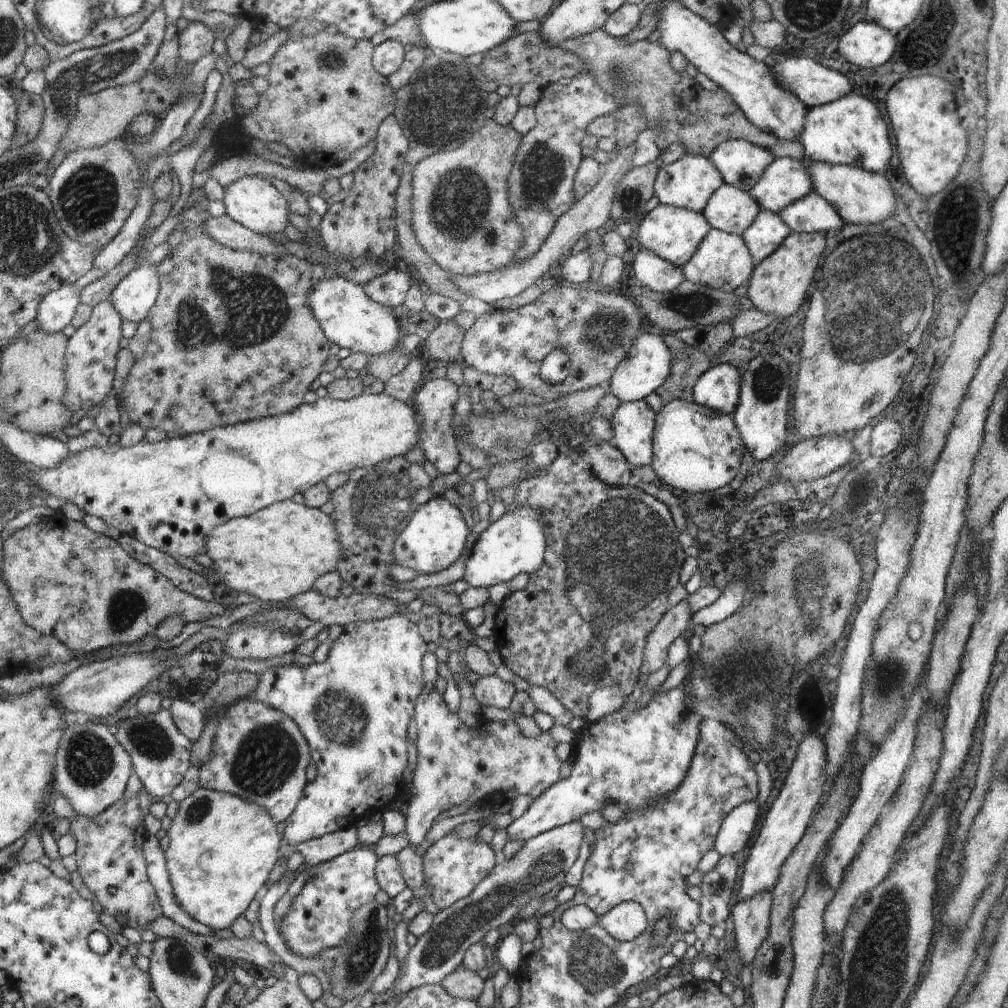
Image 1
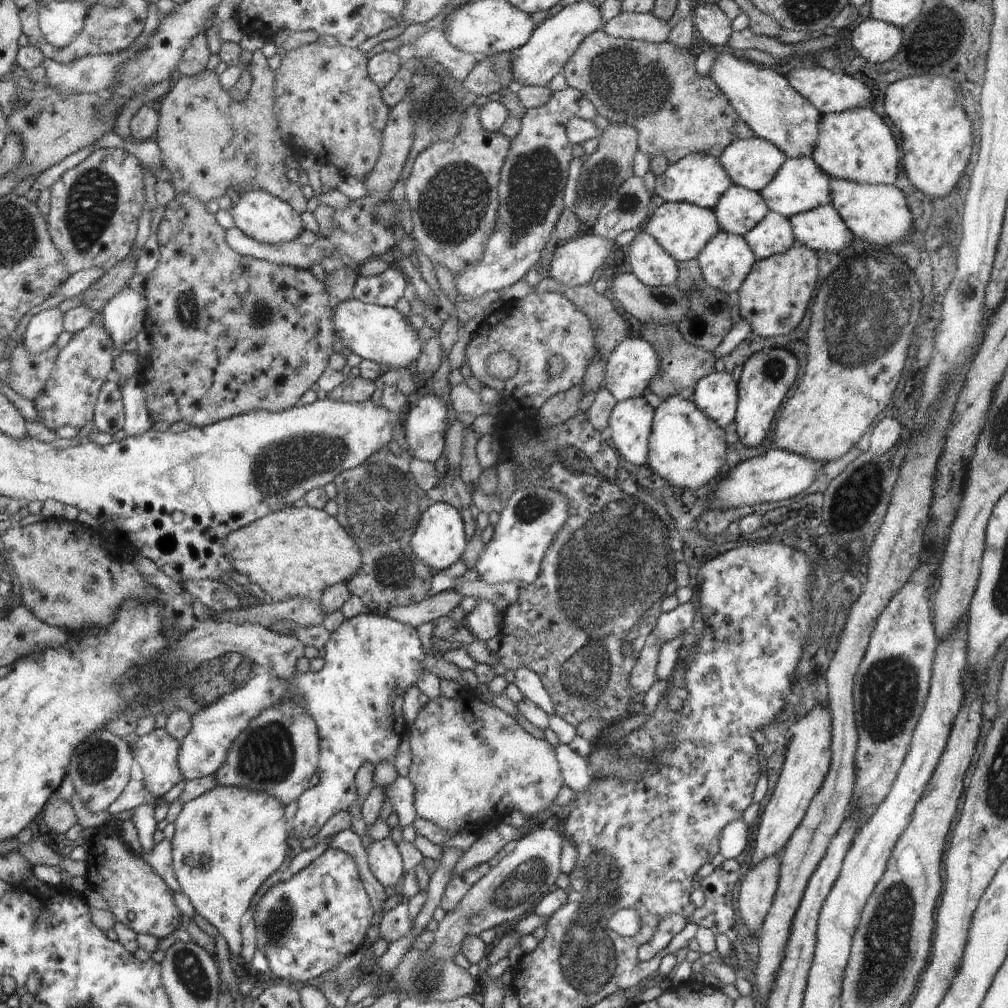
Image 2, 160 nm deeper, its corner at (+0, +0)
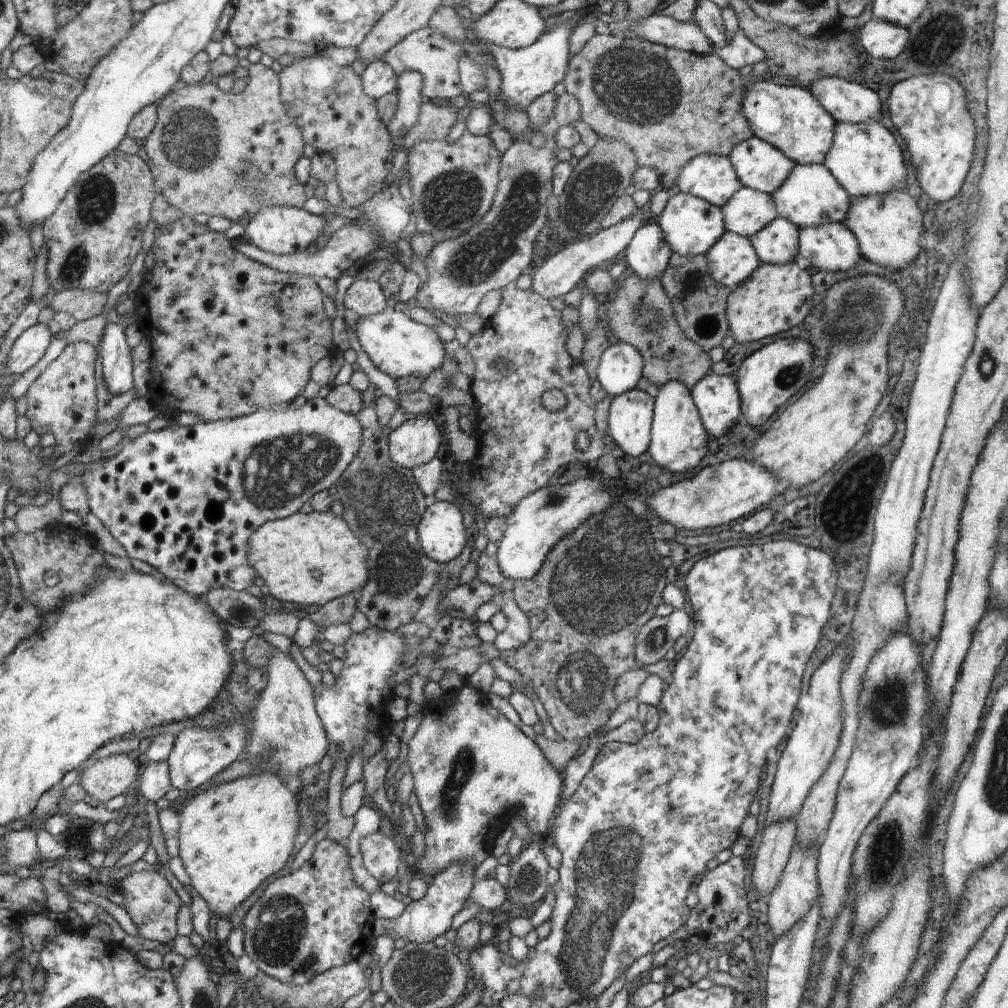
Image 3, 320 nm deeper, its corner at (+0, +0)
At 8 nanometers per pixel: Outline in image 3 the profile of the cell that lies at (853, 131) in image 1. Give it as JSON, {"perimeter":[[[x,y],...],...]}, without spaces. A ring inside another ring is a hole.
{"perimeter":[[[836,122],[832,146],[824,160],[825,168],[849,196],[870,196],[886,194],[894,190],[904,190],[906,186],[906,166],[902,150],[896,138],[880,122]]]}

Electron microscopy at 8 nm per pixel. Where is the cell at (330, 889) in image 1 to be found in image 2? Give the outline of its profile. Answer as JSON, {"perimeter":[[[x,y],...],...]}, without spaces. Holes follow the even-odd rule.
{"perimeter":[[[327,849],[324,854],[318,856],[314,862],[308,864],[304,870],[298,872],[296,875],[292,875],[292,878],[287,882],[280,881],[276,886],[270,888],[270,890],[262,896],[262,900],[260,900],[254,912],[257,912],[255,922],[256,926],[258,926],[257,930],[261,933],[261,935],[258,936],[259,947],[263,948],[260,952],[266,956],[270,963],[269,973],[271,977],[276,981],[293,985],[297,982],[300,982],[300,984],[307,984],[310,980],[322,976],[324,972],[330,972],[332,968],[336,968],[347,956],[357,951],[364,951],[362,947],[364,944],[364,937],[371,923],[374,921],[375,914],[374,908],[372,908],[372,902],[370,902],[370,898],[368,898],[368,894],[364,889],[364,882],[362,882],[362,878],[360,878],[360,872],[358,872],[356,862],[344,851],[340,852],[340,850],[334,849]]]}

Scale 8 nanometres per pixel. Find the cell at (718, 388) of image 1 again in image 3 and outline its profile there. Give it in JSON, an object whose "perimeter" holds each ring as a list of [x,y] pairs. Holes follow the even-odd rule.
{"perimeter":[[[710,372],[692,388],[691,396],[711,439],[728,434],[742,420],[741,399],[732,377]]]}

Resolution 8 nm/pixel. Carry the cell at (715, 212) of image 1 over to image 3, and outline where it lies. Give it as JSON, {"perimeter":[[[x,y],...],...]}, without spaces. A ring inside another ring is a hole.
{"perimeter":[[[743,187],[721,207],[726,230],[748,237],[760,232],[774,218],[779,218],[772,196]]]}

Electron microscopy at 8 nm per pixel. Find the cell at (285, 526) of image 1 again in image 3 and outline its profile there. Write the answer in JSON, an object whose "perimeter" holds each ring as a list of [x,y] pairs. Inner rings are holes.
{"perimeter":[[[312,511],[309,514],[296,512],[287,518],[272,520],[262,524],[252,536],[248,536],[248,562],[254,568],[256,576],[264,580],[270,590],[270,603],[292,602],[302,605],[314,604],[323,606],[326,602],[334,600],[364,588],[368,582],[366,546],[356,538],[342,517],[335,516],[330,511],[318,513]]]}

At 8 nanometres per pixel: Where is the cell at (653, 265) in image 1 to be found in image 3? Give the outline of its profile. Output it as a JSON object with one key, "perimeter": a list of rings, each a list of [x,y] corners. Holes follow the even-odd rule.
{"perimeter":[[[652,222],[645,223],[634,234],[626,248],[626,262],[634,274],[642,280],[659,278],[666,270],[670,258],[672,250],[662,238],[658,224]]]}

